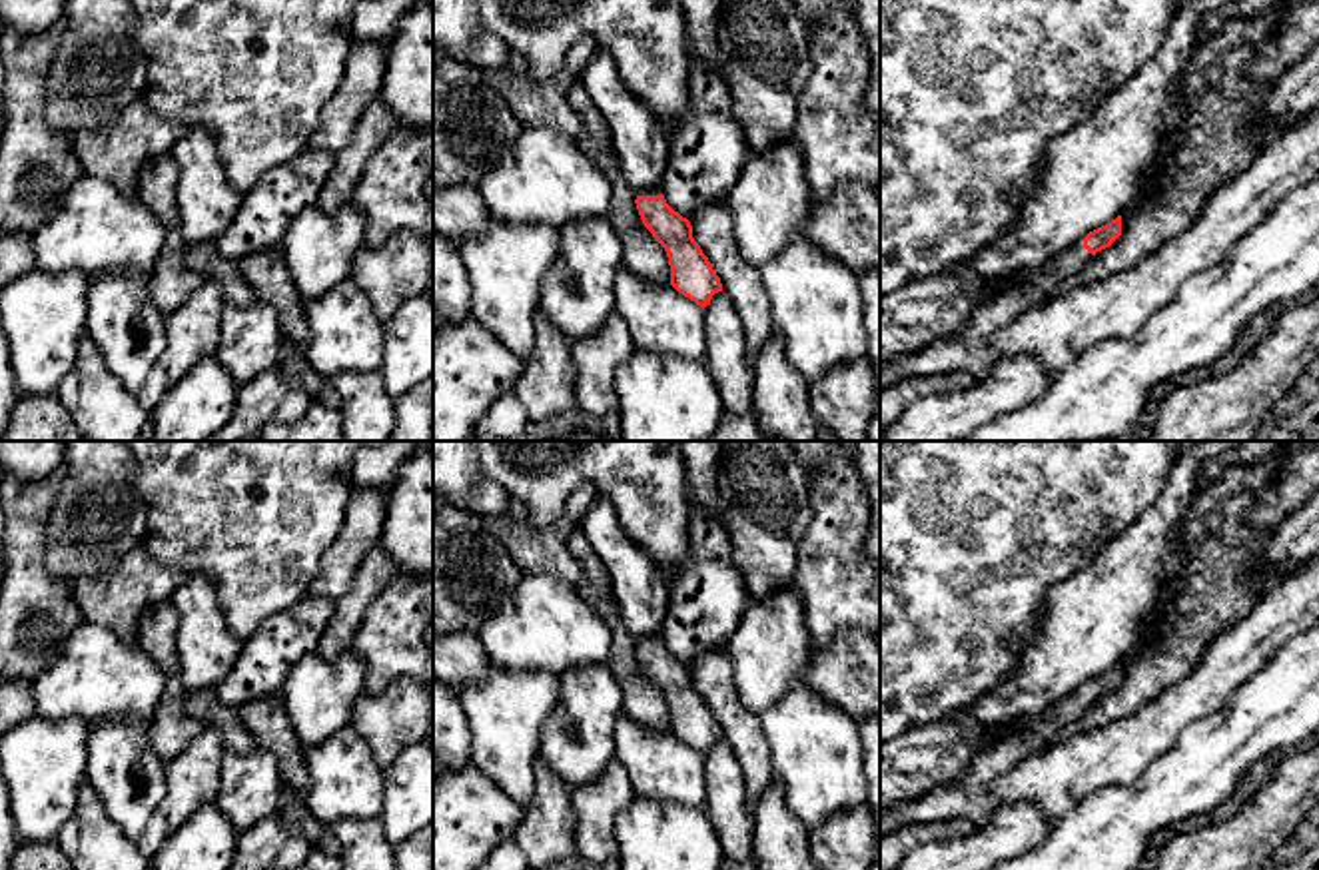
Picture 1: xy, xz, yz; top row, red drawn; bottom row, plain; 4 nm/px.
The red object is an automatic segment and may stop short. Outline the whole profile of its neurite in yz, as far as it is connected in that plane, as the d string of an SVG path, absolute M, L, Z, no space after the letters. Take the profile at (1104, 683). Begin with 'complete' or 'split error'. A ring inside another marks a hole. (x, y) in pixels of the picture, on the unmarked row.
split error | M1121 662L1090 678L1084 686L1064 696L1018 732L998 738L978 750L960 782L934 786L932 790L894 804L880 812L880 838L908 824L968 820L972 828L986 824L1000 808L992 794L998 778L1018 768L1030 756L1056 744L1058 734L1080 718L1098 698L1109 694L1121 682Z

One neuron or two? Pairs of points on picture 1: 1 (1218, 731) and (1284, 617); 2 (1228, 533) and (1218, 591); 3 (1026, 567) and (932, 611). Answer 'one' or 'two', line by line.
1: two
2: one
3: one

